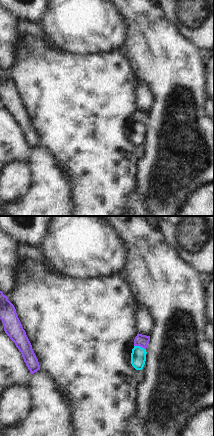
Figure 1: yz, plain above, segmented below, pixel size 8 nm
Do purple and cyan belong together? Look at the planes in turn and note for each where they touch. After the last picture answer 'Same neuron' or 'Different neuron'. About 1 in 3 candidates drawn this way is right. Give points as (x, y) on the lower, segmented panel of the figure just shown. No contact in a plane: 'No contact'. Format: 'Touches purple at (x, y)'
Touches purple at (140, 346).

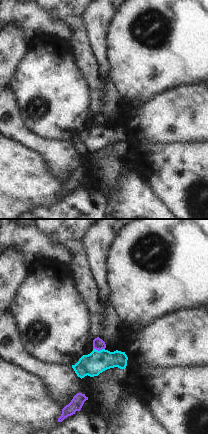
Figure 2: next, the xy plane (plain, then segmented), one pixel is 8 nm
Touches purple at (99, 350).

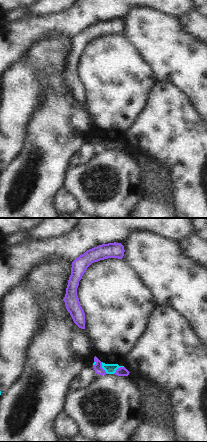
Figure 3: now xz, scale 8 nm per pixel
Touches purple at (102, 368).

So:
Different neuron.

